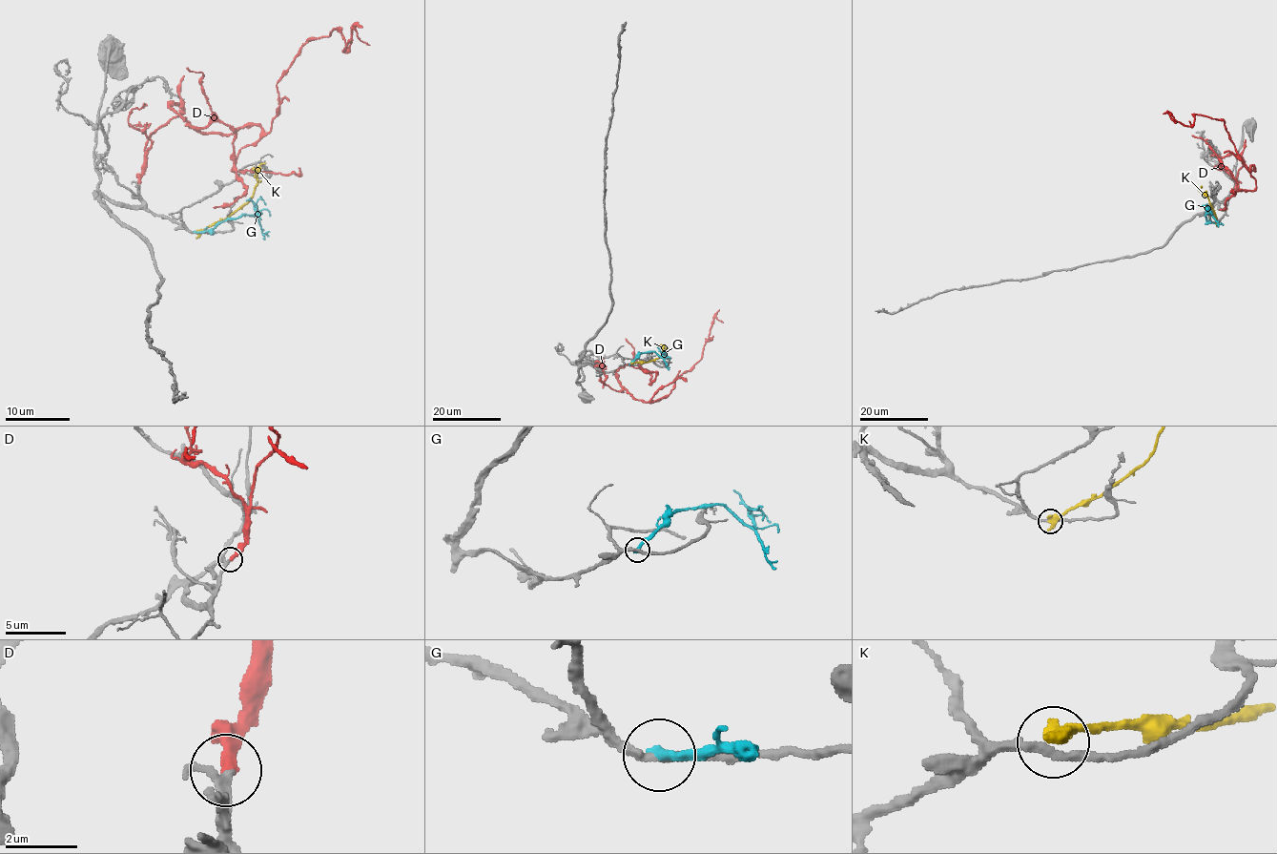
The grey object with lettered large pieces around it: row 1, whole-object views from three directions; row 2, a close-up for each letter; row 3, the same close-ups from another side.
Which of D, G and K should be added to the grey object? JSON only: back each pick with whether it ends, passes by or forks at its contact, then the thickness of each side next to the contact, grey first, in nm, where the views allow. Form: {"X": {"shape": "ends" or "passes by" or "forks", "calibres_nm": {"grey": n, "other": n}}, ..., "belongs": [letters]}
{"D": {"shape": "ends", "calibres_nm": {"grey": 220, "other": 320}}, "belongs": ["D"]}

